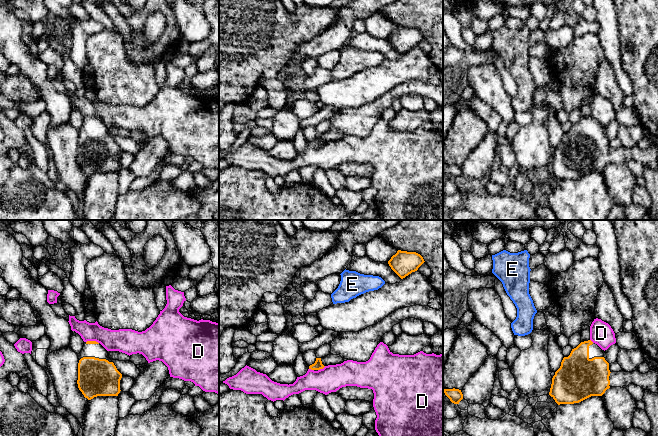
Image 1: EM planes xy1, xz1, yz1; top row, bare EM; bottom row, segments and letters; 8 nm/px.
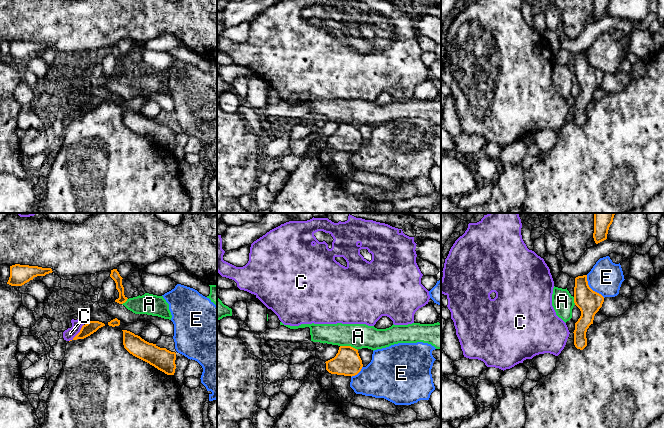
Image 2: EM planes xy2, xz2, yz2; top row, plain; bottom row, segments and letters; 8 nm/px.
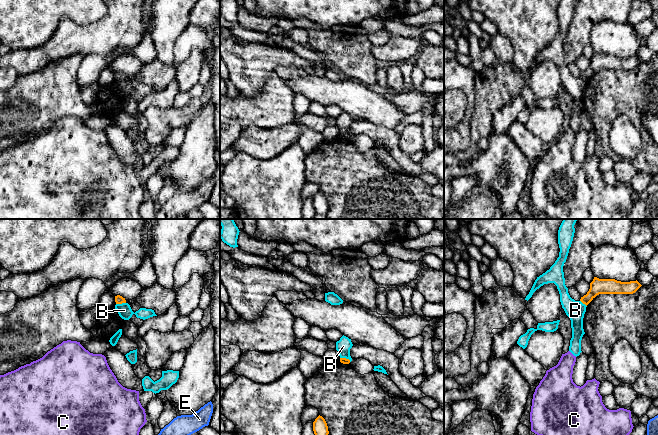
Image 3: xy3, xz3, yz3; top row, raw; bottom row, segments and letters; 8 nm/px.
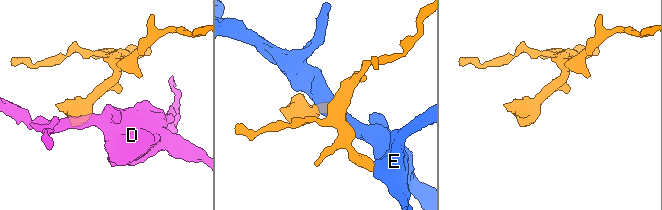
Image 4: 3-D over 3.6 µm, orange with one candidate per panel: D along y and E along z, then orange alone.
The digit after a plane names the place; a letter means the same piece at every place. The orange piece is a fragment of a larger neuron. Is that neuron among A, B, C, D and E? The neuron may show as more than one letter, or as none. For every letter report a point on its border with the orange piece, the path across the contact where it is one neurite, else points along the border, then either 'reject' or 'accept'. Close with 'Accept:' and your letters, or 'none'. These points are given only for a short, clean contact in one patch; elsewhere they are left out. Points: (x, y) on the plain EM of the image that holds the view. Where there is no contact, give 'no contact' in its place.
A: meets orange in xz2 at (349, 122); border along xz2 (340, 121), (350, 121), (357, 126); reject
B: meets orange in xy3 at (120, 79); border along xy3 (125, 78), (116, 80); reject
C: meets orange in xy2 at (78, 109); reject
D: meets orange in xz1 at (321, 144); border along xz1 (325, 142), (318, 146); reject
E: meets orange in yz2 at (590, 64); reject
Accept: none

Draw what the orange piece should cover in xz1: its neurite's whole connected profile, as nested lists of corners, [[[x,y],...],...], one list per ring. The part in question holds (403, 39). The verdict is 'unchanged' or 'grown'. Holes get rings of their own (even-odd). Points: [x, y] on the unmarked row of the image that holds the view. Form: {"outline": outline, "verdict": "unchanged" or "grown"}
{"outline": [[[398,26],[388,37],[391,45],[401,54],[405,54],[424,39],[423,33],[416,28]]], "verdict": "unchanged"}

